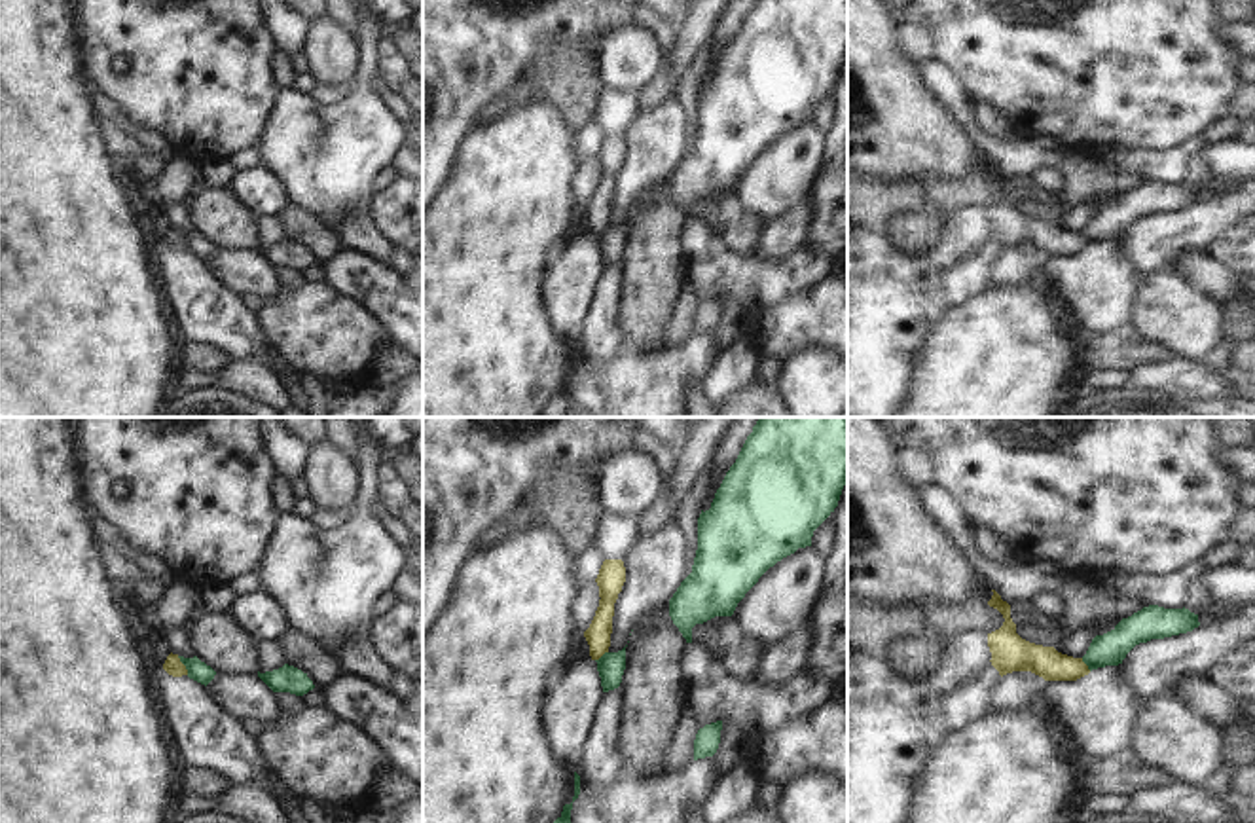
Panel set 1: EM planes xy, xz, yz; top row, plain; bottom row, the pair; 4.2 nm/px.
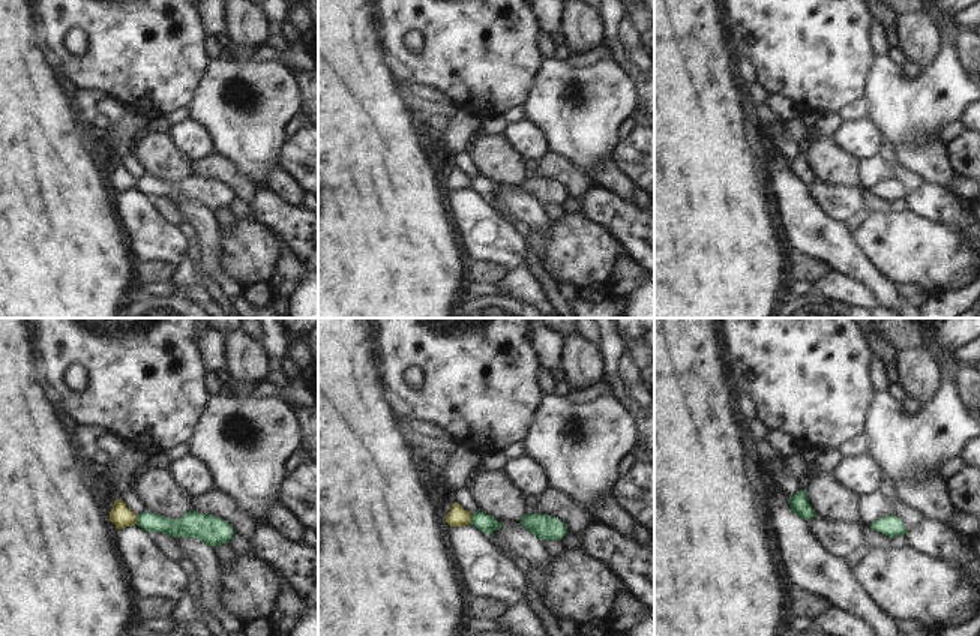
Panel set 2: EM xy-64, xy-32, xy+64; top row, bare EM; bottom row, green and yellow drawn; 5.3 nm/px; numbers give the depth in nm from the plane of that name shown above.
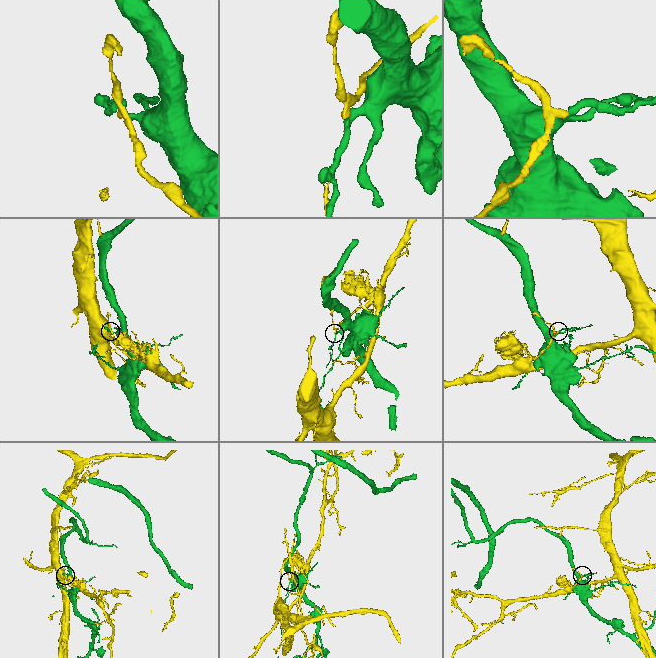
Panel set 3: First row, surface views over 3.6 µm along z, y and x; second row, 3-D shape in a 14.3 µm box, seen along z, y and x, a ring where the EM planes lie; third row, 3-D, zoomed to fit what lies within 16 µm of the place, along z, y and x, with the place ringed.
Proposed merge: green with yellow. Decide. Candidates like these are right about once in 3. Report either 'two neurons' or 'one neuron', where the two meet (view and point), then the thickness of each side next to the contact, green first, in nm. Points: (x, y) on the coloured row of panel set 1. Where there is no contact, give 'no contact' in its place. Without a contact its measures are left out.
two neurons; contact xy (184, 664); calibres 90 and 80 nm

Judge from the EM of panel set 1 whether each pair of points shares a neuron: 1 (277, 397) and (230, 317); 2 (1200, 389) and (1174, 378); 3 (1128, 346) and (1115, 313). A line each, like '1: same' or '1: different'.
1: different
2: same
3: different

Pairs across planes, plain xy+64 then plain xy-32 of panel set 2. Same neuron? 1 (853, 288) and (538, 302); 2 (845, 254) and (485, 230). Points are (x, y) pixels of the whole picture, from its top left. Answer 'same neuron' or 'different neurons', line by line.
1: same neuron
2: same neuron

